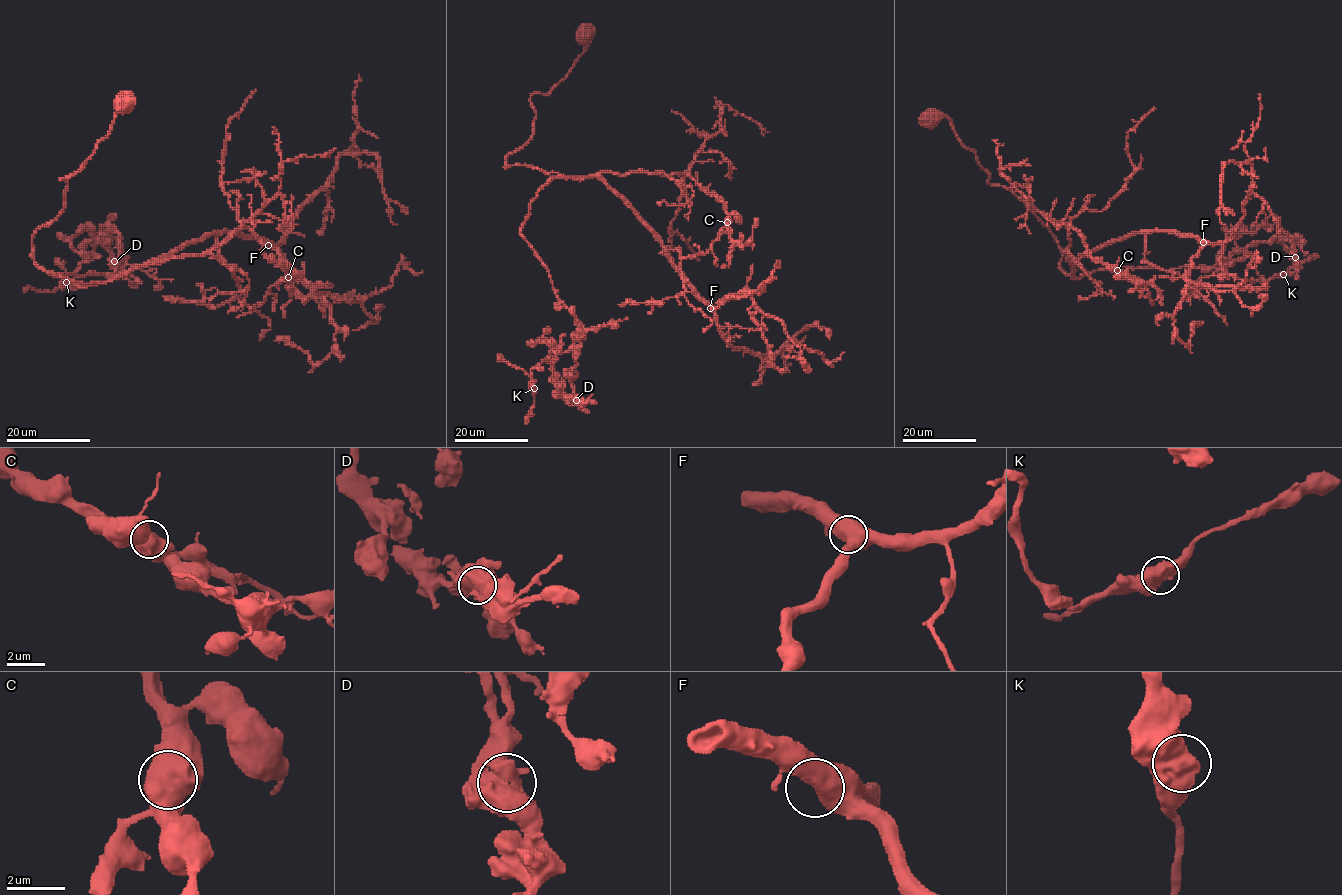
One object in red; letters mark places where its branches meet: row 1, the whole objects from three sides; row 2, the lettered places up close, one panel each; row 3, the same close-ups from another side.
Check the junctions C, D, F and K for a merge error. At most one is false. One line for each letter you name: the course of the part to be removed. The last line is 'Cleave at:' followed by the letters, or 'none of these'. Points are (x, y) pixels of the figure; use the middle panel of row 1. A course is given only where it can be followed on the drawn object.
D: Course of the part to remove: (577, 399), (553, 377), (550, 352), (556, 354), (553, 362), (531, 370), (534, 406), (525, 423)
Cleave at: D

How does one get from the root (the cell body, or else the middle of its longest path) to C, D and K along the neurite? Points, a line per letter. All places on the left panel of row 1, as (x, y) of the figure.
C: (123, 105), (61, 178), (65, 207), (32, 259), (104, 282), (249, 228), (288, 277)
D: (123, 105), (32, 237), (42, 268), (93, 284), (50, 273), (110, 274), (114, 214), (115, 262)
K: (123, 105), (32, 237), (82, 286), (50, 273), (110, 274), (119, 235), (79, 232), (66, 282)

